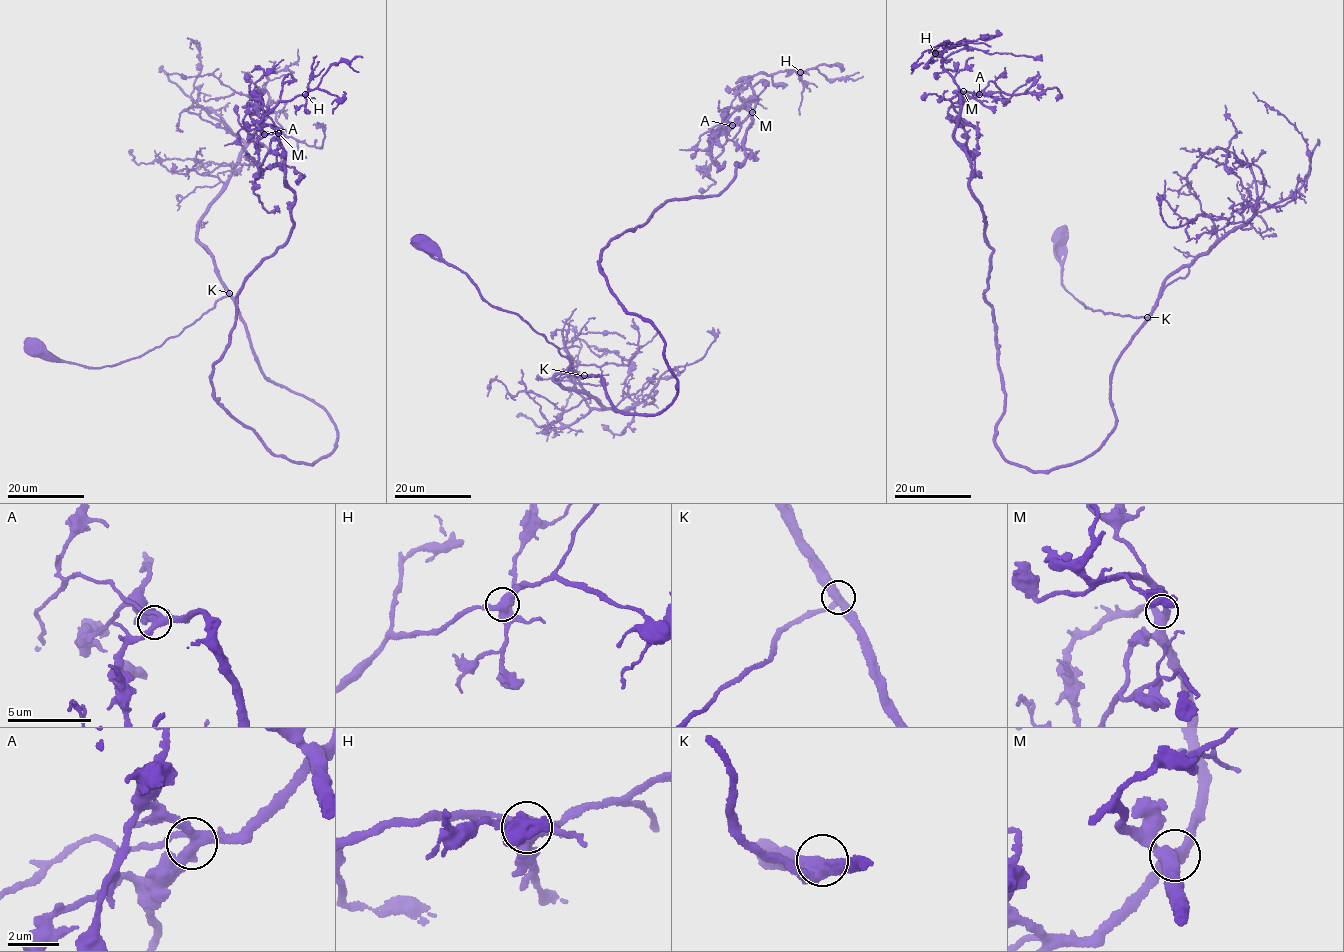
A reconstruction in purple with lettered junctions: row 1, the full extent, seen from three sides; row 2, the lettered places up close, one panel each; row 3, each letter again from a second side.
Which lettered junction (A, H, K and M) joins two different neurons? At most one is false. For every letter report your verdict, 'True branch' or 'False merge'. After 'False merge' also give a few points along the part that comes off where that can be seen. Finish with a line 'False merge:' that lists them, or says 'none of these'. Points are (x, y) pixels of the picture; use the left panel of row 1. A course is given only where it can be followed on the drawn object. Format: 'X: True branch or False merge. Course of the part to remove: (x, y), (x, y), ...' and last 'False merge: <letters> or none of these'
A: True branch
H: True branch
K: True branch
M: True branch
False merge: none of these

